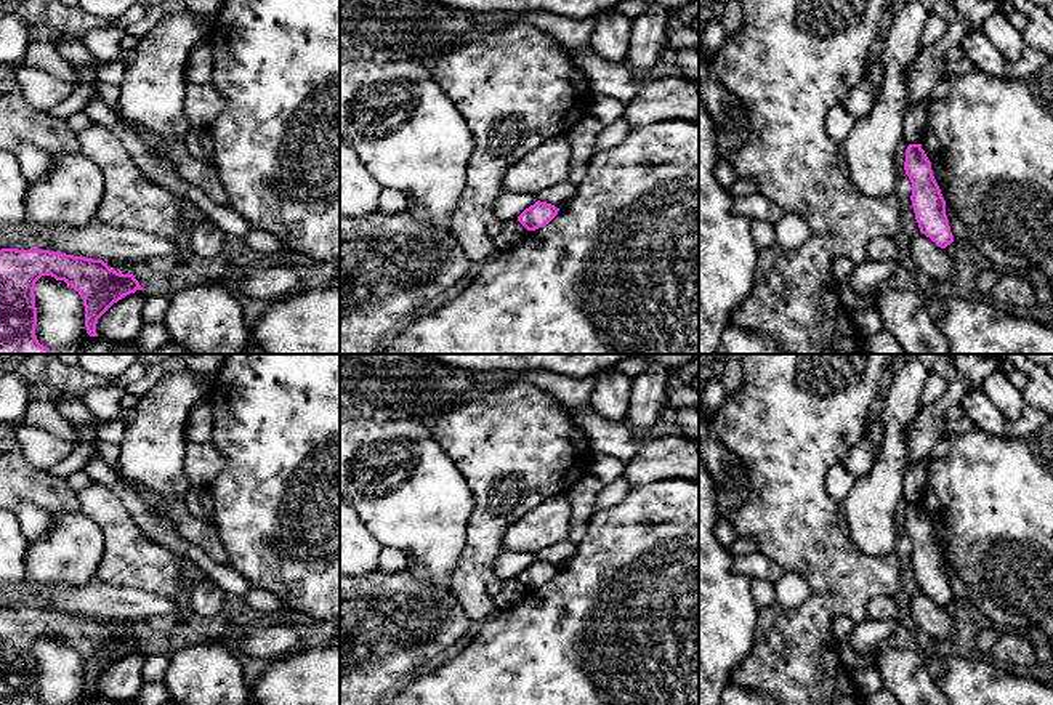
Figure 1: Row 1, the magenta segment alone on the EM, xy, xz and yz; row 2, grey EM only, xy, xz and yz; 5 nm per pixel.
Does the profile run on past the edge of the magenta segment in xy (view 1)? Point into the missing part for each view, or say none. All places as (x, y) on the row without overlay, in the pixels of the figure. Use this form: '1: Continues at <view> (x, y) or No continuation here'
1: No continuation here

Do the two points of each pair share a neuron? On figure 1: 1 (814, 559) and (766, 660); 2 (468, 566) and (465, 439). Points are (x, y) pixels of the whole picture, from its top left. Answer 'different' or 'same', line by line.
1: same
2: same

